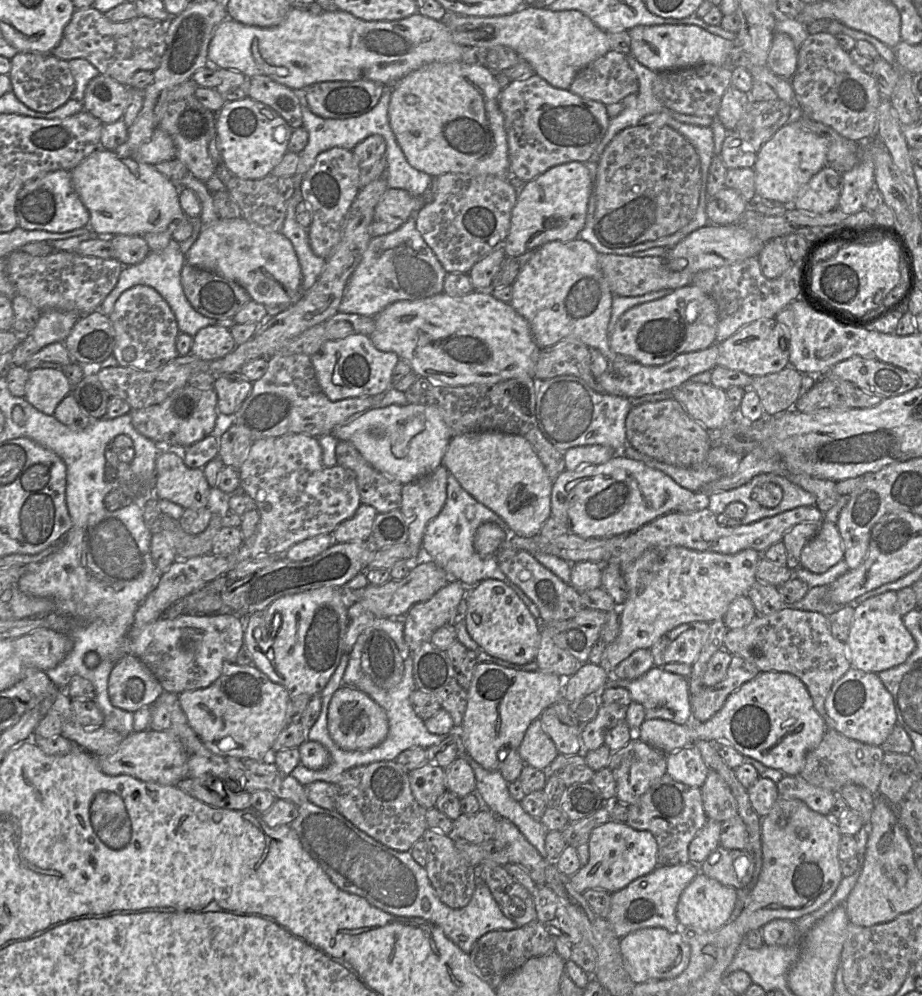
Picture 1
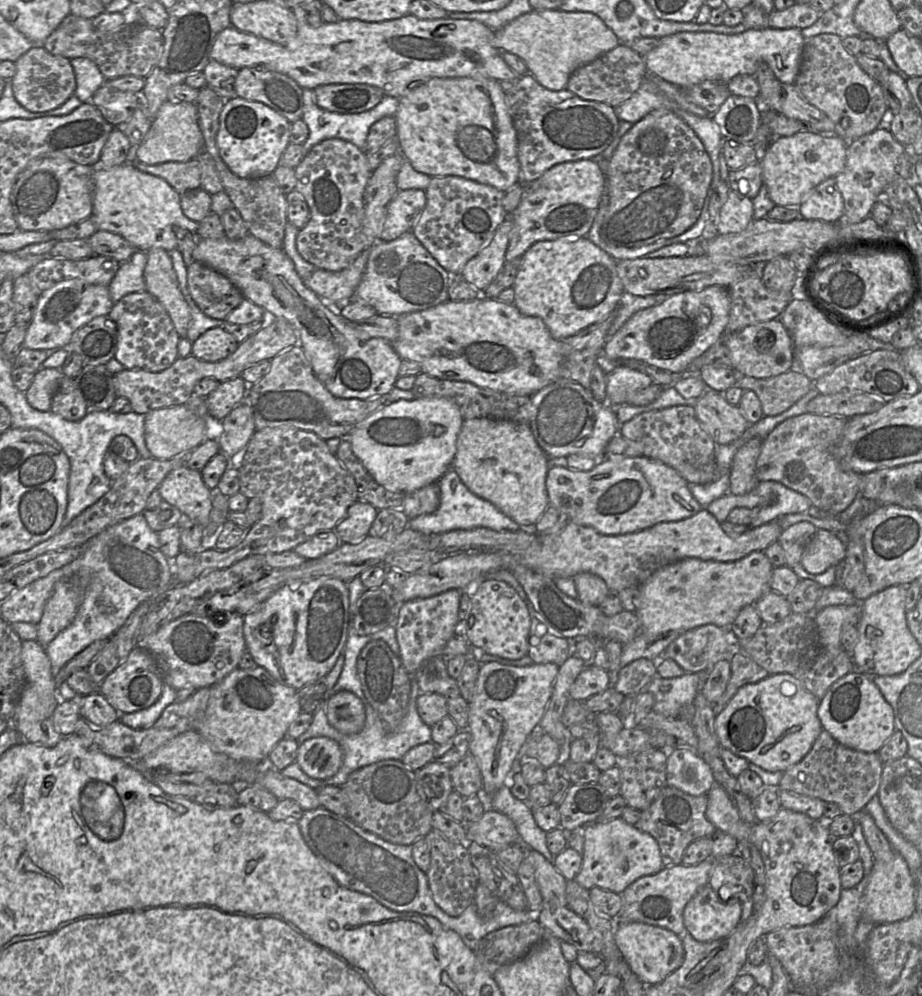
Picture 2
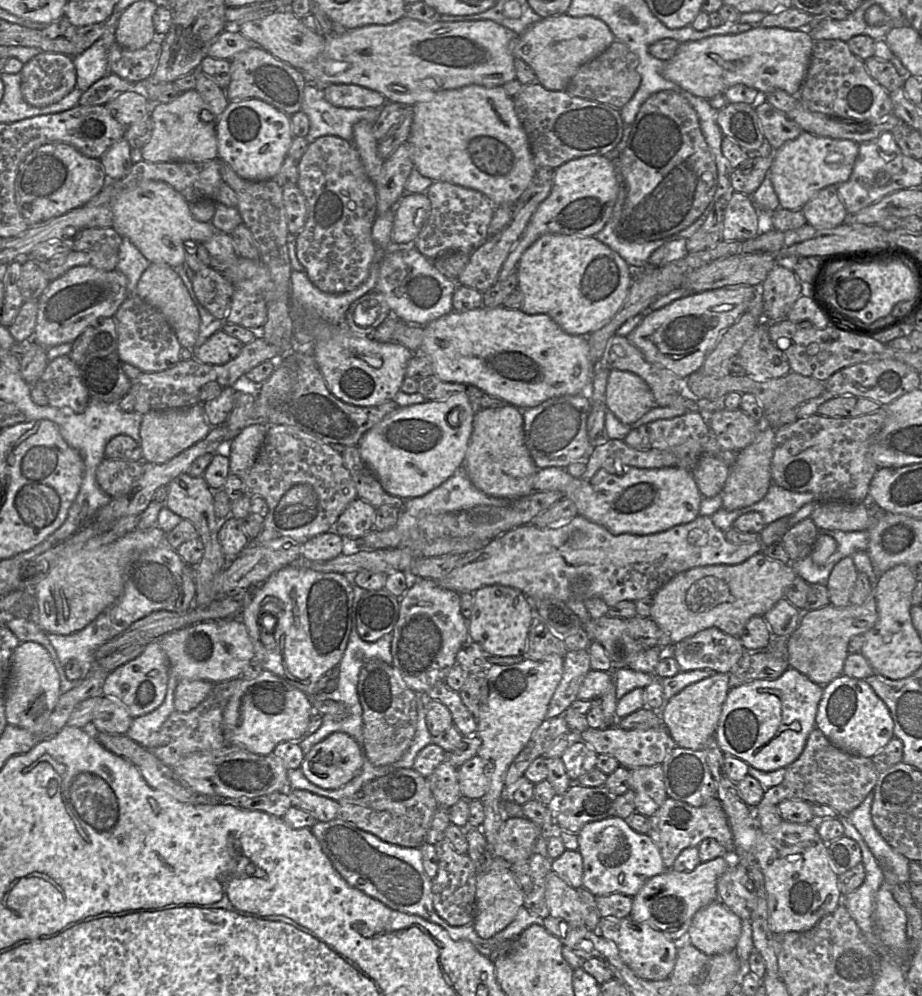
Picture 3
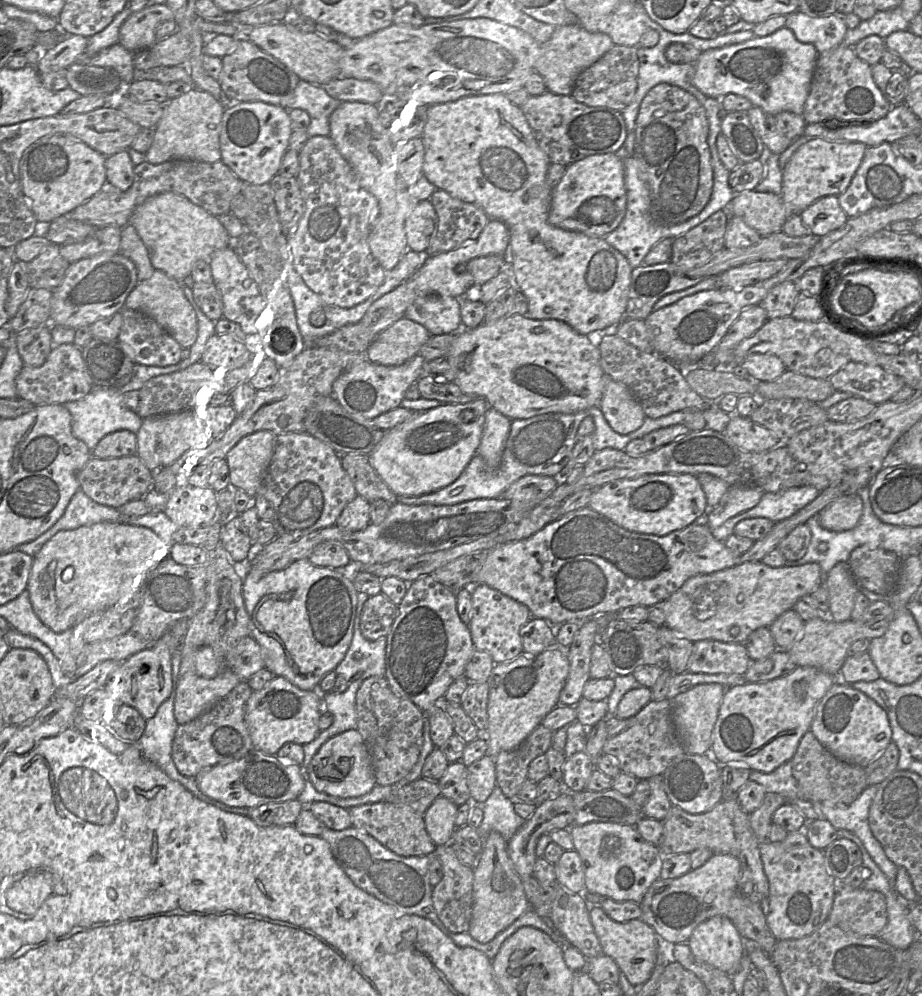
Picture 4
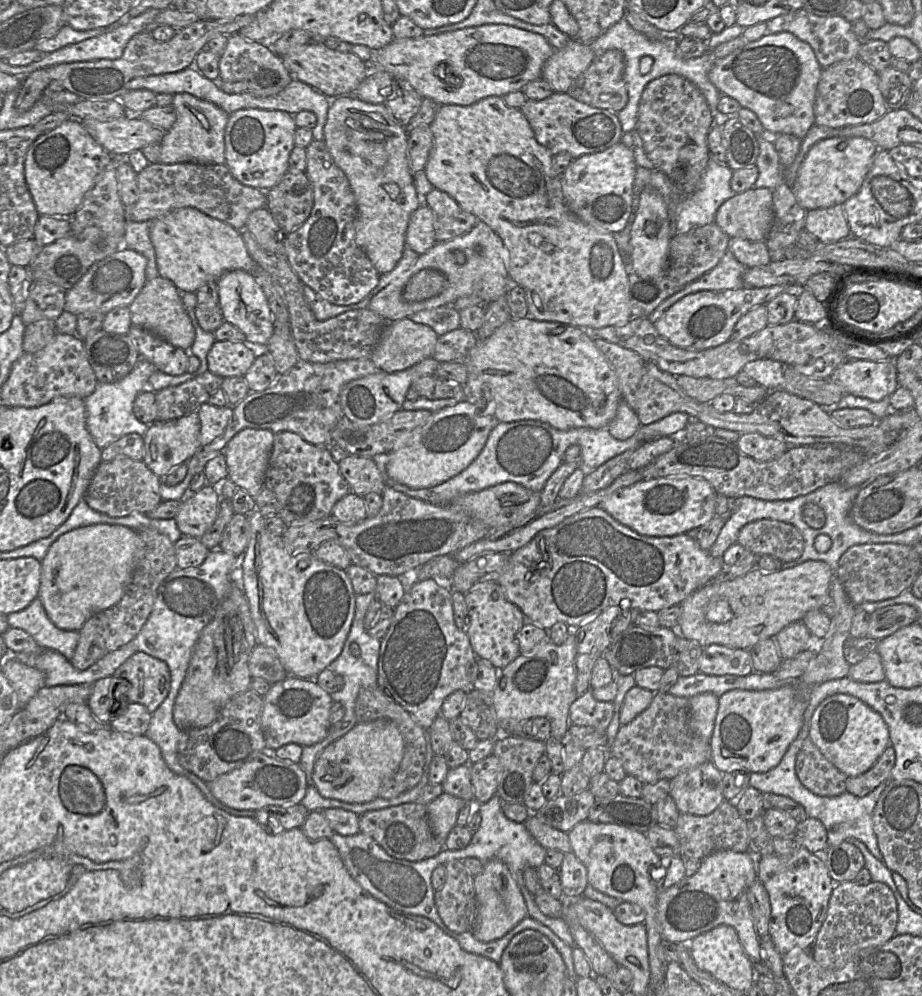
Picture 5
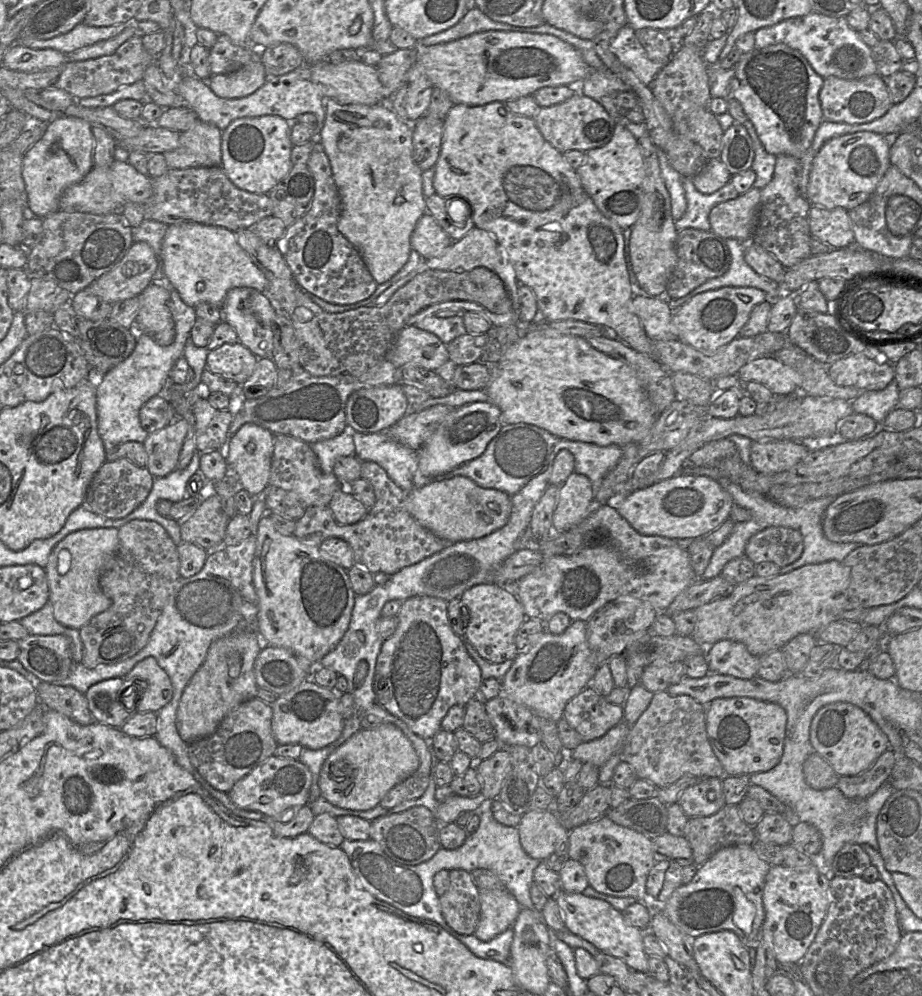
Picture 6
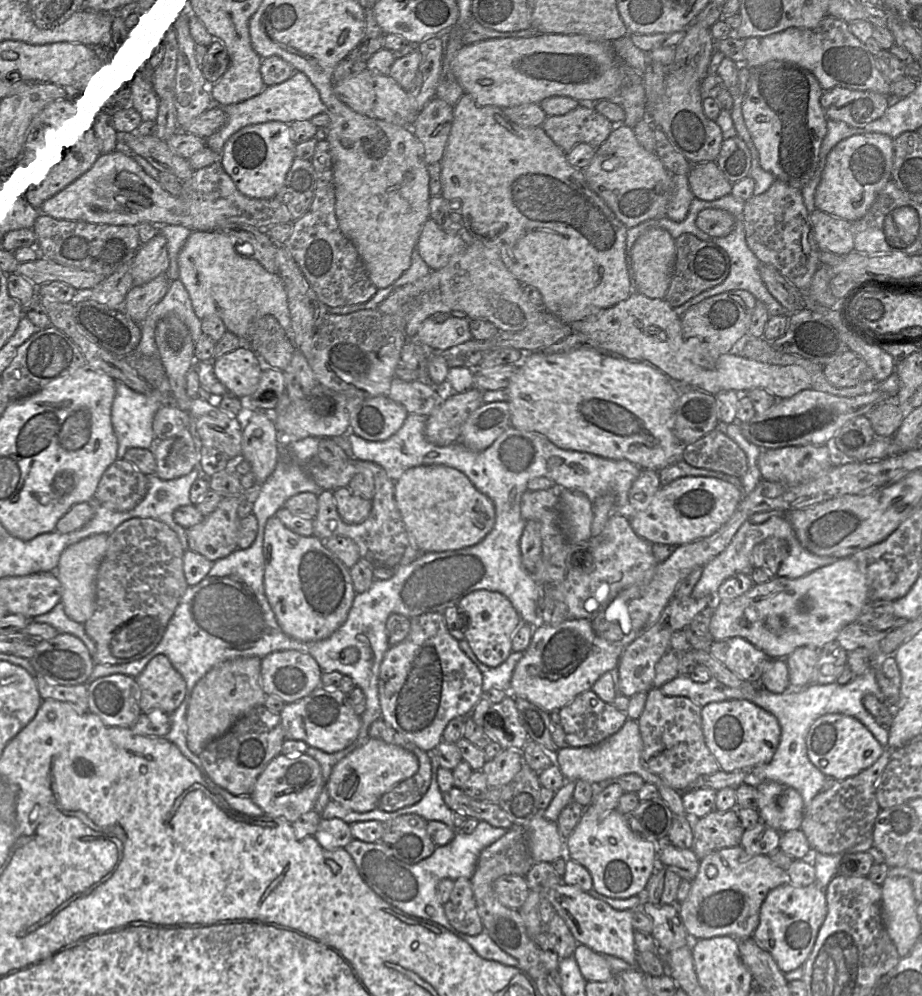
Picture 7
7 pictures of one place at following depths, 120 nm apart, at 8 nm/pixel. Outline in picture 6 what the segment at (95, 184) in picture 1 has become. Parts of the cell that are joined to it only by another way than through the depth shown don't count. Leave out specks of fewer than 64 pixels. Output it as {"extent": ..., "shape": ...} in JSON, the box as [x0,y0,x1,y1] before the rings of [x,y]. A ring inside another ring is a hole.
{"extent":[163,222,269,309],"shape":[[[181,222],[167,227],[163,243],[163,273],[166,280],[176,289],[181,299],[193,308],[199,303],[215,304],[222,309],[222,304],[229,290],[237,287],[253,288],[267,293],[269,283],[264,273],[253,263],[249,255],[238,244],[235,232],[219,226],[196,222]]]}

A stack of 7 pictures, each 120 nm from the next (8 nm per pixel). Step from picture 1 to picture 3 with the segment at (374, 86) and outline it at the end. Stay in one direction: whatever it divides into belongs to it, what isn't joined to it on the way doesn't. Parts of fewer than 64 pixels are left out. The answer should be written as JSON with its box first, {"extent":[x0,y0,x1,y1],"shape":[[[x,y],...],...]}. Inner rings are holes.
{"extent":[323,84,386,108],"shape":[[[330,84],[323,92],[330,104],[342,108],[381,108],[386,102],[379,92],[355,84]]]}

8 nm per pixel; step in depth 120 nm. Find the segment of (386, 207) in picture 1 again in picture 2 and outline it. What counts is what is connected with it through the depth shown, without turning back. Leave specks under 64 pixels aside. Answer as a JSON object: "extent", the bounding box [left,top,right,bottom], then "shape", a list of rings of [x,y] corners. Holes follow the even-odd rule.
{"extent":[380,190,425,242],"shape":[[[399,190],[387,207],[380,241],[389,242],[411,231],[425,206],[424,190]]]}

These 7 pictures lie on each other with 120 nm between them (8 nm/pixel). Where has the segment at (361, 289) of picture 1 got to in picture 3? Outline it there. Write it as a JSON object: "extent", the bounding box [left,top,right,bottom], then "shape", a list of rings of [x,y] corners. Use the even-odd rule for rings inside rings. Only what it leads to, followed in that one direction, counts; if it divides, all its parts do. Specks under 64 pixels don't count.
{"extent":[372,247,457,326],"shape":[[[415,247],[387,252],[379,269],[376,286],[372,290],[379,291],[385,298],[391,313],[408,325],[425,326],[431,321],[453,311],[452,296],[457,283],[444,276],[433,264],[432,260],[422,255]]]}

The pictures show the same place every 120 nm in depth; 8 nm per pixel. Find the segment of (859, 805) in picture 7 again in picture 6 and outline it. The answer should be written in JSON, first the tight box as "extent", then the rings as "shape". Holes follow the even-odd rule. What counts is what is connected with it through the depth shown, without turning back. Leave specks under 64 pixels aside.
{"extent":[836,749,896,800],"shape":[[[888,749],[866,772],[858,776],[839,777],[836,787],[849,799],[865,800],[888,782],[895,762],[896,754]]]}

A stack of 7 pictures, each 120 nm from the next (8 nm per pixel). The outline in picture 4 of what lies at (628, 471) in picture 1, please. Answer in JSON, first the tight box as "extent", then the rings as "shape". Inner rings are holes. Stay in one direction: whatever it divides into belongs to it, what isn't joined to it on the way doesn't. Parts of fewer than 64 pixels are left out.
{"extent":[502,474,708,536],"shape":[[[647,474],[616,480],[595,489],[588,506],[626,530],[656,536],[691,525],[708,509],[700,482],[692,474]],[[526,475],[513,482],[502,494],[502,498],[528,504],[539,504],[557,486],[553,476]]]}

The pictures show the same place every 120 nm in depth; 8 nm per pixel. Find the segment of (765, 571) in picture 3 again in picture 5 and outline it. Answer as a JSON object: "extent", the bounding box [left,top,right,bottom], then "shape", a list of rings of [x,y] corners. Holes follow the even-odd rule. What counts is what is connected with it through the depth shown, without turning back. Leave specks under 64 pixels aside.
{"extent":[679,560,835,650],"shape":[[[808,560],[789,569],[764,572],[754,568],[744,576],[722,583],[708,583],[688,596],[679,606],[681,618],[679,635],[702,648],[711,644],[750,650],[759,641],[774,638],[787,625],[801,621],[807,612],[820,609],[828,600],[831,580],[835,572],[823,561]]]}

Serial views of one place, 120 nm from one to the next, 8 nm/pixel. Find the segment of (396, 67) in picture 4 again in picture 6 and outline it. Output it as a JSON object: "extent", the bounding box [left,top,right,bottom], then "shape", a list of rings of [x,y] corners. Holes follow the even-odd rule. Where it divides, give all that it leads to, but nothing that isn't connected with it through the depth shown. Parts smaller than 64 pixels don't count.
{"extent":[416,31,591,106],"shape":[[[486,31],[433,46],[416,45],[416,63],[423,66],[433,86],[446,92],[454,104],[480,106],[490,102],[507,102],[532,96],[543,87],[577,86],[591,70],[580,52],[570,44],[546,34],[512,31]]]}

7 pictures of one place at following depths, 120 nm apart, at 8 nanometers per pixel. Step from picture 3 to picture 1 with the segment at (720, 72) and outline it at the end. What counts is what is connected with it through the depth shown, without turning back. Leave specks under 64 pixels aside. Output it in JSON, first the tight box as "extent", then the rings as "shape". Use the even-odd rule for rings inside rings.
{"extent":[628,25,798,81],"shape":[[[638,25],[628,30],[630,54],[654,72],[691,68],[702,64],[728,65],[733,41],[714,35],[695,25]],[[775,32],[768,53],[767,66],[779,77],[791,81],[797,69],[798,48],[792,38],[781,32]]]}

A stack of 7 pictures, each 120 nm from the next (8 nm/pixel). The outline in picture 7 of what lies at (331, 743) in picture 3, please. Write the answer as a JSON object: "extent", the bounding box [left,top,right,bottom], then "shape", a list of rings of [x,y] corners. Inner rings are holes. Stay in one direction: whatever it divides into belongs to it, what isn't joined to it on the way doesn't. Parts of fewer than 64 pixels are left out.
{"extent":[328,738,419,812],"shape":[[[369,738],[361,747],[340,760],[332,769],[328,781],[330,799],[344,808],[359,812],[370,812],[378,807],[380,798],[400,782],[412,777],[419,769],[418,758],[412,752]]]}

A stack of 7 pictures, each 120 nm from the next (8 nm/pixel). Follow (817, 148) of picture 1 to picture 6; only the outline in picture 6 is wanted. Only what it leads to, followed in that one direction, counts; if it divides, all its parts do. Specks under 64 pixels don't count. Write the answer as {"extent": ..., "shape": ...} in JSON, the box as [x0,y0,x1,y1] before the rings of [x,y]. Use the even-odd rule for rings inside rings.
{"extent":[806,131,890,211],"shape":[[[860,131],[832,138],[821,147],[813,159],[806,198],[812,206],[828,210],[842,207],[850,211],[869,199],[890,166],[890,138],[886,136]]]}

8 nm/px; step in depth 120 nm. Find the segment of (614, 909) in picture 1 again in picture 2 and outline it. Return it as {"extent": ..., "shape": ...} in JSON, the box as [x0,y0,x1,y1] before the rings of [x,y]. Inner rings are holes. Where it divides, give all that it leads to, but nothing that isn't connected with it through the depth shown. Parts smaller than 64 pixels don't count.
{"extent":[613,859,711,935],"shape":[[[706,859],[704,861],[702,861],[699,864],[696,865],[684,865],[684,864],[678,864],[678,865],[674,865],[674,866],[667,866],[667,867],[663,867],[662,870],[654,875],[646,875],[643,876],[639,879],[637,879],[636,881],[634,881],[631,885],[629,885],[622,893],[620,893],[621,899],[622,899],[622,907],[618,913],[618,916],[616,919],[613,919],[615,921],[615,927],[617,922],[632,922],[632,921],[636,921],[636,922],[643,922],[646,924],[650,924],[650,925],[654,925],[654,926],[659,926],[659,927],[663,927],[666,928],[670,931],[672,931],[673,933],[675,933],[676,935],[679,935],[683,932],[683,930],[685,929],[684,926],[684,922],[683,922],[683,911],[684,908],[686,906],[686,904],[690,901],[690,899],[705,885],[709,884],[709,873],[710,873],[710,869],[711,869],[711,859]]]}

